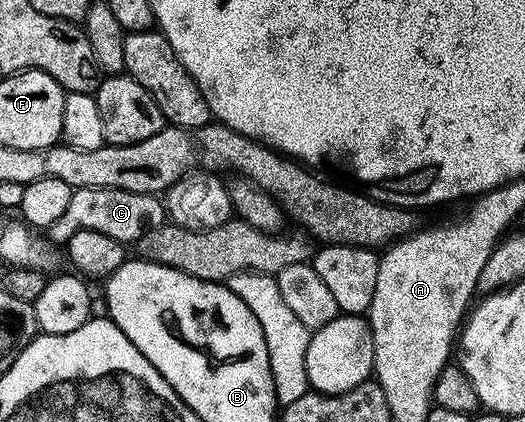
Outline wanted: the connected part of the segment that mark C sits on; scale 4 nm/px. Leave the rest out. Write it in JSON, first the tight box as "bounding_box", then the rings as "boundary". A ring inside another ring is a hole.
{"bounding_box":[45,189,167,247],"boundary":[[[76,189],[69,199],[69,207],[65,207],[65,215],[45,230],[45,237],[52,246],[63,247],[77,231],[101,231],[101,235],[109,235],[109,239],[138,243],[141,235],[161,227],[167,220],[164,202],[156,194],[120,189]]]}

